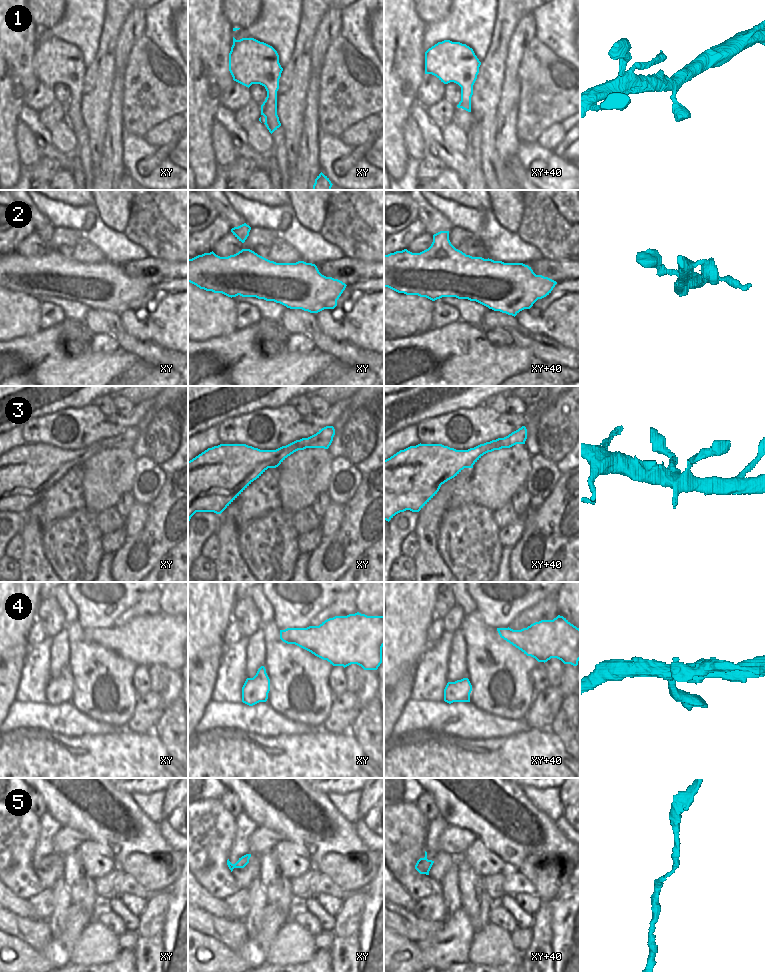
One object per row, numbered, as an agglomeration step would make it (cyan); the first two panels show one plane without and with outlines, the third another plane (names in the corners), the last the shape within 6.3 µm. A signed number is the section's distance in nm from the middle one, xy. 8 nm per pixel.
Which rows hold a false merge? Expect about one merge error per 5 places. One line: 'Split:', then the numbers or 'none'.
Split: none

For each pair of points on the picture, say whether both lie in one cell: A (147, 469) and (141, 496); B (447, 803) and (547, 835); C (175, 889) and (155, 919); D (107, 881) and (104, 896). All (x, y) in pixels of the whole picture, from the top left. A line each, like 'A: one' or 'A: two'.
A: one
B: one
C: two
D: one

